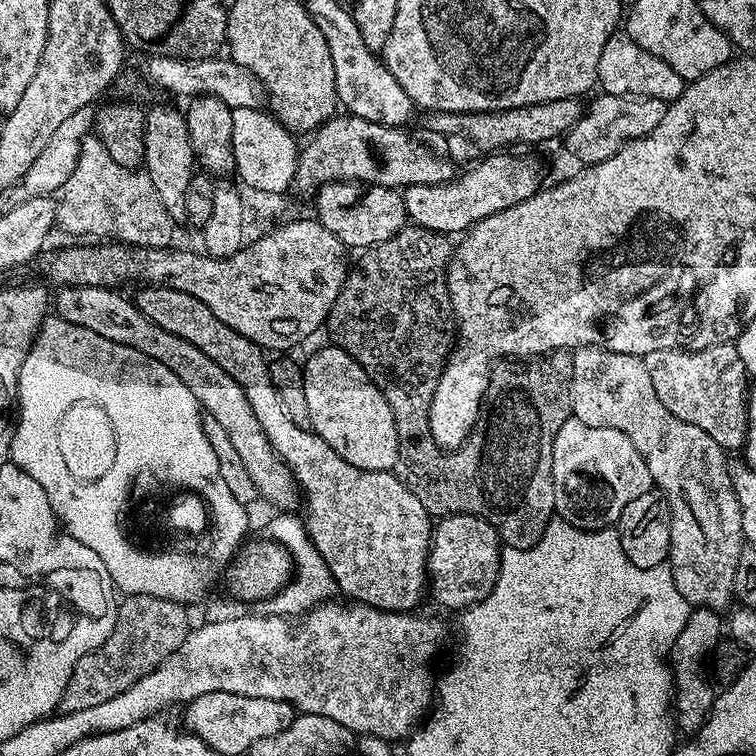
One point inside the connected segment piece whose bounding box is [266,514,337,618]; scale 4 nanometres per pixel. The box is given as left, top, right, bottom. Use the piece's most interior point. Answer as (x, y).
(311, 584)

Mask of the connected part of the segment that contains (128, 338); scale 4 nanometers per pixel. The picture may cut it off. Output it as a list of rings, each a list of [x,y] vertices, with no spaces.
[[[64,286],[57,292],[60,293],[57,296],[55,293],[54,308],[66,322],[94,330],[94,334],[102,334],[102,338],[110,338],[110,342],[130,346],[154,358],[154,362],[162,362],[166,370],[178,374],[178,378],[182,378],[182,386],[194,394],[201,409],[225,428],[230,443],[236,448],[254,481],[257,497],[261,501],[269,500],[276,510],[292,510],[295,504],[297,507],[298,489],[292,472],[274,450],[274,446],[270,446],[258,418],[254,418],[254,410],[246,394],[242,394],[242,386],[238,386],[238,382],[234,382],[234,378],[230,378],[230,374],[226,374],[226,370],[222,370],[214,358],[206,358],[206,354],[202,354],[198,346],[190,346],[186,338],[178,338],[178,334],[170,334],[170,330],[162,330],[162,326],[150,322],[150,318],[142,314],[136,303],[123,296],[123,291],[98,286]]]

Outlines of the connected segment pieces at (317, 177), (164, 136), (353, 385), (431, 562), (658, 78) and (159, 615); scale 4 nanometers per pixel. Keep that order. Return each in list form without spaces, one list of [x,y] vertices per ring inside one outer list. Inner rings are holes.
[[[337,114],[331,120],[321,124],[315,132],[311,133],[308,145],[299,149],[296,157],[296,172],[294,179],[295,191],[315,194],[320,191],[323,184],[331,180],[357,180],[359,184],[377,184],[403,190],[410,186],[430,186],[431,184],[444,184],[457,175],[458,168],[443,151],[435,152],[428,144],[415,140],[403,127],[380,125],[378,122],[366,121],[364,118],[349,114]]]
[[[160,104],[157,108],[148,108],[144,113],[144,162],[154,190],[158,190],[158,199],[166,206],[166,214],[174,222],[186,221],[186,190],[190,178],[194,175],[196,156],[190,146],[190,130],[181,109],[167,108]]]
[[[327,347],[318,349],[302,364],[311,431],[321,436],[330,450],[342,454],[350,466],[379,472],[393,471],[398,458],[398,430],[386,398],[382,398],[378,386],[374,386],[366,370],[362,370],[346,350]]]
[[[445,516],[435,525],[432,534],[432,546],[428,550],[428,574],[430,577],[430,596],[433,596],[444,608],[463,610],[473,608],[498,582],[502,541],[499,534],[480,516]]]
[[[618,30],[606,42],[602,50],[602,58],[598,58],[596,82],[599,91],[609,96],[631,96],[633,98],[645,96],[646,98],[658,98],[665,102],[677,100],[686,87],[686,81],[678,74],[674,74],[674,70],[666,66],[662,58],[654,58],[650,50],[642,50],[642,46],[638,46],[638,42],[630,39],[627,31],[624,30]]]
[[[150,594],[124,596],[116,610],[114,630],[102,646],[95,648],[78,666],[74,666],[74,674],[70,674],[70,682],[66,682],[66,690],[60,699],[61,713],[87,710],[89,706],[98,706],[122,694],[122,690],[130,690],[138,678],[146,678],[156,667],[188,636],[189,609],[178,602],[170,602],[166,598],[154,598]]]

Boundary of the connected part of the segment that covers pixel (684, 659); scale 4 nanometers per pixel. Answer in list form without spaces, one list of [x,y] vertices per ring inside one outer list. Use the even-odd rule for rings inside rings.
[[[693,607],[688,613],[686,626],[682,626],[682,634],[678,634],[672,647],[670,667],[674,689],[674,723],[681,733],[688,732],[684,734],[695,734],[704,725],[704,720],[710,714],[712,704],[717,698],[717,693],[712,692],[713,681],[706,665],[726,632],[725,621],[722,616],[720,620],[720,616],[721,613],[717,609]]]

